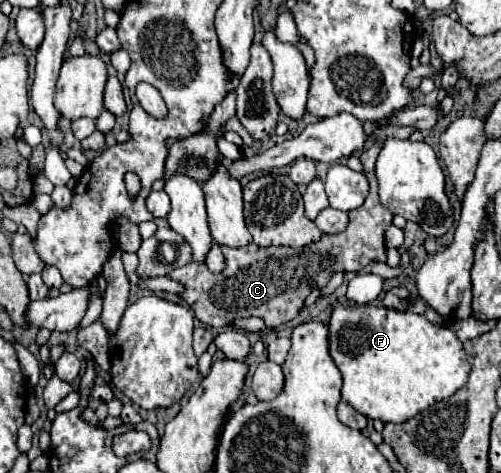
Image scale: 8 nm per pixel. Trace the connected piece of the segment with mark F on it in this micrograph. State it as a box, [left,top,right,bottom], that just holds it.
[327,301,471,423]

